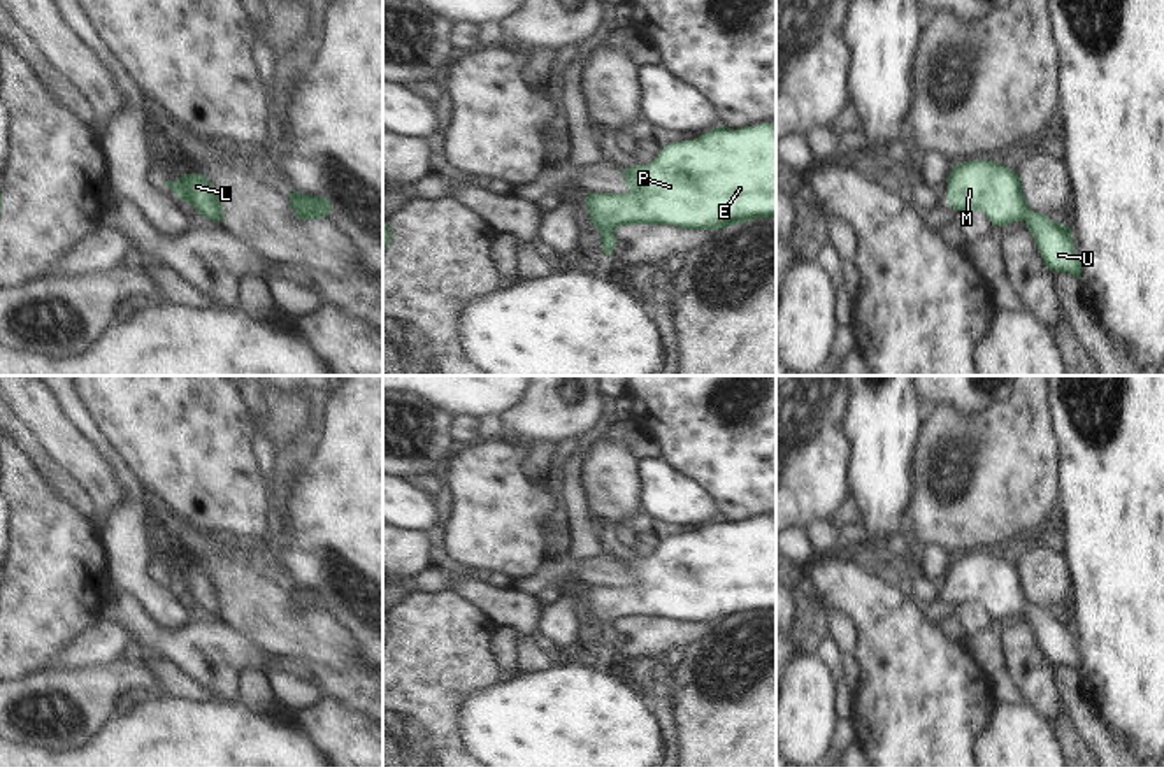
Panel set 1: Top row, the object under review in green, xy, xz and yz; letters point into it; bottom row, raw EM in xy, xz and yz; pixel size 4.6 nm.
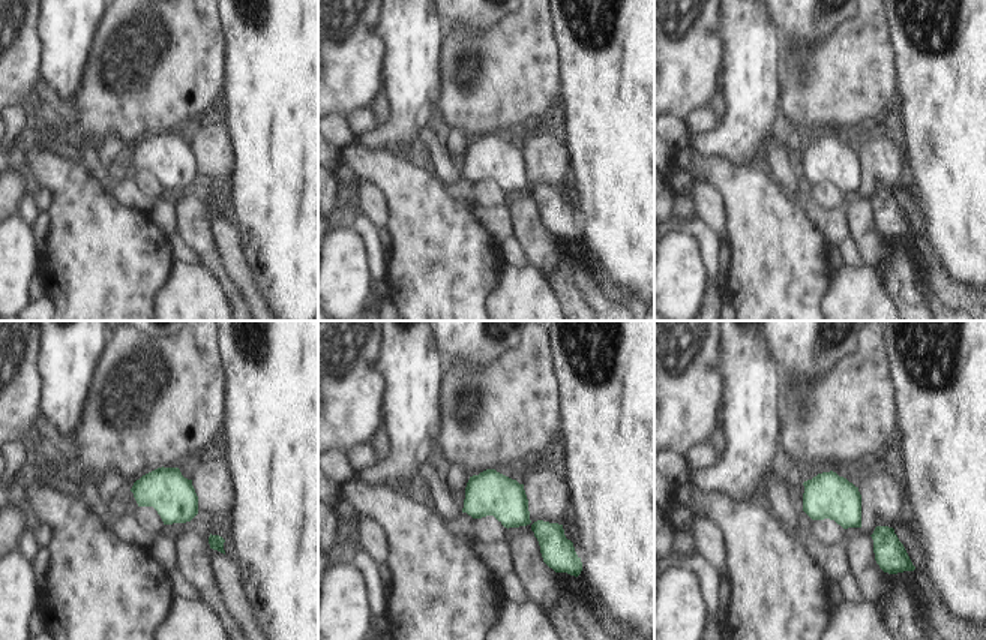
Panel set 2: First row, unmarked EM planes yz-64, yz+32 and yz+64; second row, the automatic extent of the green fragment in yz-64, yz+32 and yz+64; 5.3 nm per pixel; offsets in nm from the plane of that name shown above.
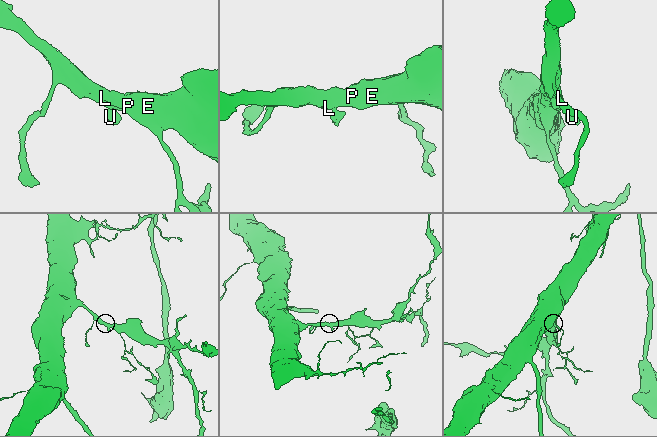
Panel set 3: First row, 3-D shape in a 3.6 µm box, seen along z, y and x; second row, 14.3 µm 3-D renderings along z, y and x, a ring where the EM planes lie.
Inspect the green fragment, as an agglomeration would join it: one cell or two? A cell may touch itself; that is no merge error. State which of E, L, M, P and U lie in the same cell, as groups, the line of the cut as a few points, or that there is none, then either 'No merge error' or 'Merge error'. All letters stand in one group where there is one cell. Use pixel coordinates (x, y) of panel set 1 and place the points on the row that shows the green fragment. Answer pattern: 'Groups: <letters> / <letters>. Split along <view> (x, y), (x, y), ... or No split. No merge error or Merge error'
Groups: E L M P U. No split. No merge error

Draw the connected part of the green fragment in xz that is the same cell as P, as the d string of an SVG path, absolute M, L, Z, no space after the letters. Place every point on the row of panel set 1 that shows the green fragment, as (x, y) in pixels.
M776 121L730 130L713 128L693 140L667 144L646 165L623 168L627 193L586 193L586 209L600 230L602 251L613 254L614 232L622 225L674 225L690 230L718 230L776 218Z

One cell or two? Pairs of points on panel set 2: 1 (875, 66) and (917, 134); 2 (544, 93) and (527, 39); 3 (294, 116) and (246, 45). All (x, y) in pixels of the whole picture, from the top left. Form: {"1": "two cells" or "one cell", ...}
{"1": "two cells", "2": "one cell", "3": "one cell"}

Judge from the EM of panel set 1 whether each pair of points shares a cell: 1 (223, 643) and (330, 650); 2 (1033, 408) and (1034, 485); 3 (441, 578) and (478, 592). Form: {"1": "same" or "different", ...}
{"1": "different", "2": "same", "3": "different"}

